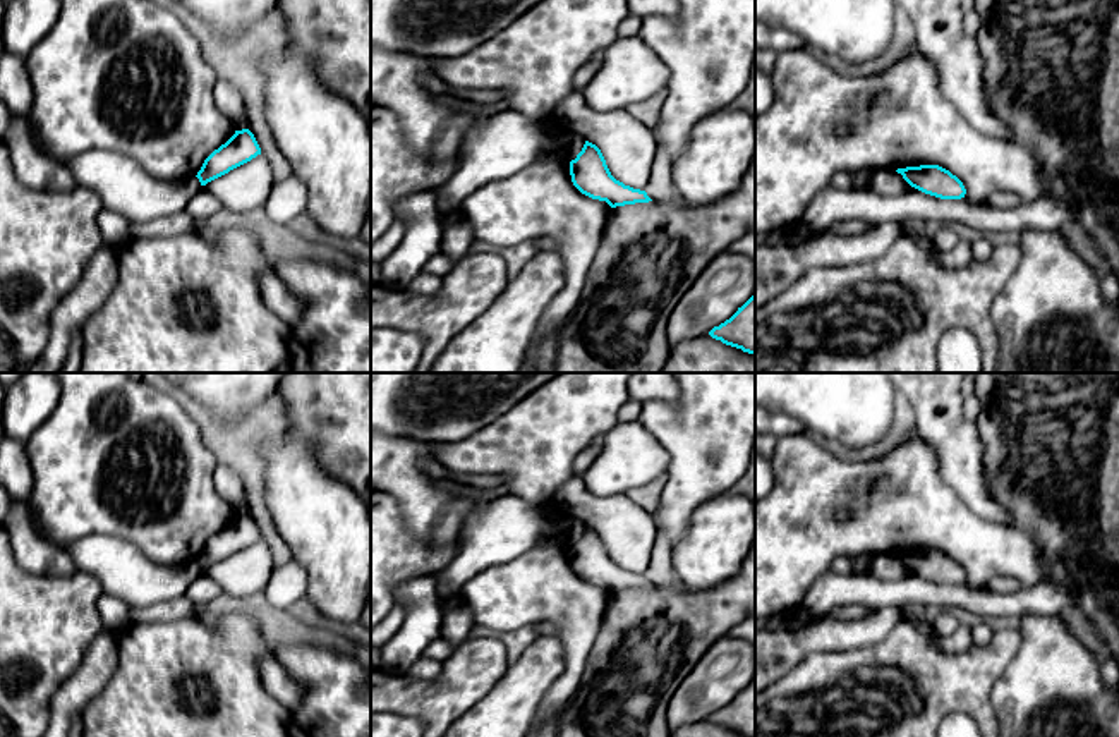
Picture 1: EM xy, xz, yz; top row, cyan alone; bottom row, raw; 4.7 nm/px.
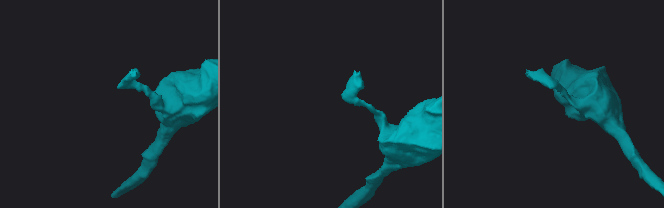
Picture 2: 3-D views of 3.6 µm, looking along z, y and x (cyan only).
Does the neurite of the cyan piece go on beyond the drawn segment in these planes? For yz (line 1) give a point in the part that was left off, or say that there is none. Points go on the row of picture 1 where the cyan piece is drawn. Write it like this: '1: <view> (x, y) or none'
1: none

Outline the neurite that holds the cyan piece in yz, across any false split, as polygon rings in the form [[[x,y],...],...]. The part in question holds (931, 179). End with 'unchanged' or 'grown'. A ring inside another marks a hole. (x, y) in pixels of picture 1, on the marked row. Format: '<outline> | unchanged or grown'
[[[939,165],[906,167],[896,172],[911,187],[941,199],[961,199],[966,194],[963,182]]] | unchanged

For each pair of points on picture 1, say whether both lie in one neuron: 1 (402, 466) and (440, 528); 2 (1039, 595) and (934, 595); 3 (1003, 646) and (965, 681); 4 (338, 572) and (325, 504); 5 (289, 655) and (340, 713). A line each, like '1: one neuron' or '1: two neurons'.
1: one neuron
2: one neuron
3: one neuron
4: one neuron
5: one neuron

